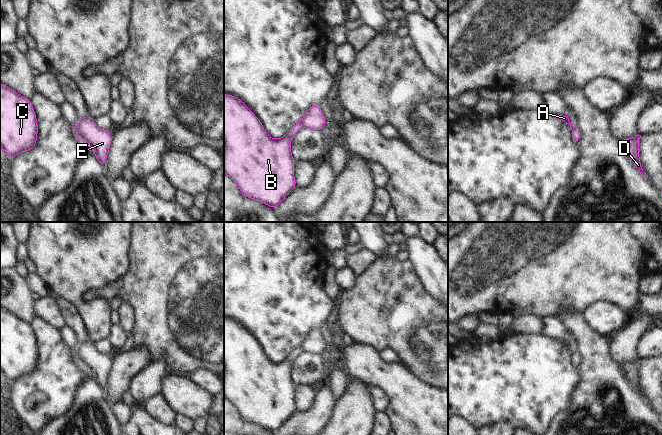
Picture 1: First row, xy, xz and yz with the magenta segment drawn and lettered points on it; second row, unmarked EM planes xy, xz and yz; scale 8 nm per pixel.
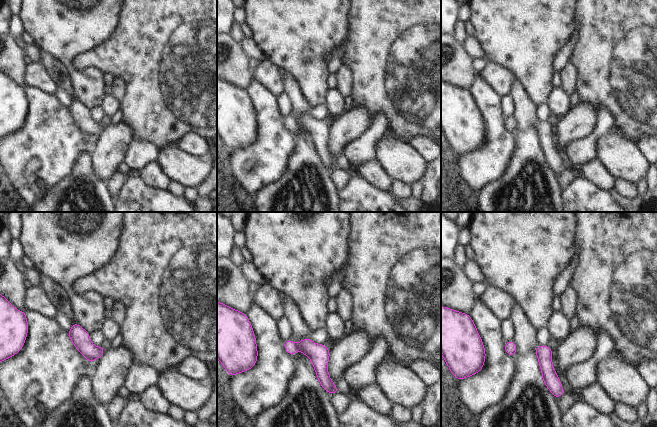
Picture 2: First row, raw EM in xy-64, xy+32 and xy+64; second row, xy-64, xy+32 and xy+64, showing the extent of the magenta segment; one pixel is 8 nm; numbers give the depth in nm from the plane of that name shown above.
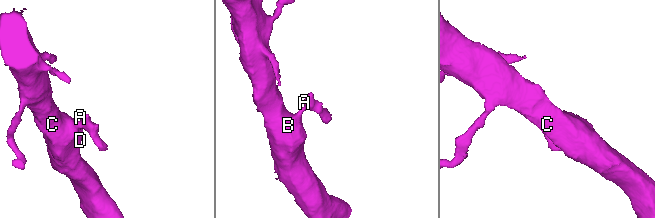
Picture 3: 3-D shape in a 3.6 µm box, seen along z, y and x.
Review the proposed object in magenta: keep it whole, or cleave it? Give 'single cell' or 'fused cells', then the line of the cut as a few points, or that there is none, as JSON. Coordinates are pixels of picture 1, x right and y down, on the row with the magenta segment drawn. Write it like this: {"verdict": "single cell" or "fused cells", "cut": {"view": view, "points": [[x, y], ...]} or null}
{"verdict": "fused cells", "cut": {"view": "xy", "points": [[74, 126], [81, 138]]}}

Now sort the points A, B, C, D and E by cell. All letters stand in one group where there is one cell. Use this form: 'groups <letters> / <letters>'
groups A E / B C D

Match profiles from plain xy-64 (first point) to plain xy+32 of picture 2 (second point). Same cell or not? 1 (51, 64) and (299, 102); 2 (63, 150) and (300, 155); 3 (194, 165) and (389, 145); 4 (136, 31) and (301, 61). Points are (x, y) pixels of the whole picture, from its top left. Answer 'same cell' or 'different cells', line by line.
1: same cell
2: different cells
3: same cell
4: different cells

